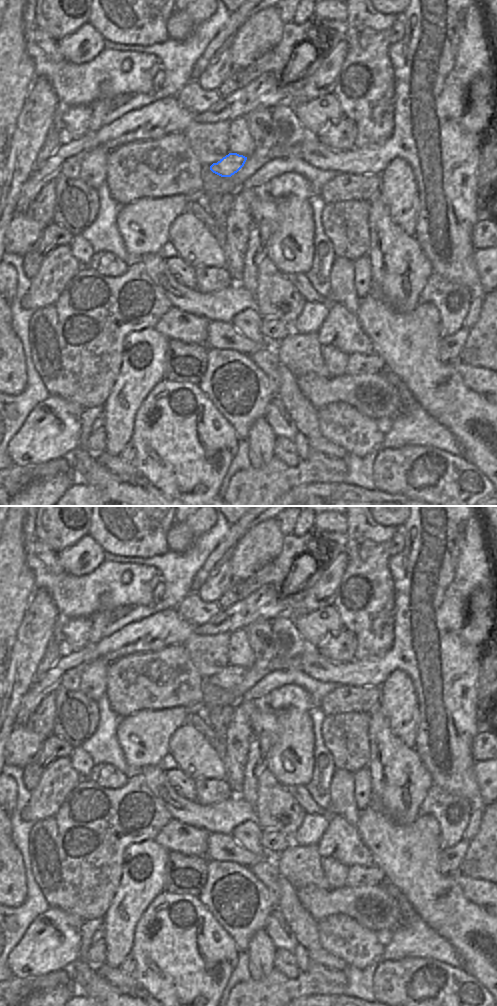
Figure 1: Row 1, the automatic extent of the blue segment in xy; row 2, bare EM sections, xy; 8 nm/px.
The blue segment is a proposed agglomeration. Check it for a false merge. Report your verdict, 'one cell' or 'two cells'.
two cells

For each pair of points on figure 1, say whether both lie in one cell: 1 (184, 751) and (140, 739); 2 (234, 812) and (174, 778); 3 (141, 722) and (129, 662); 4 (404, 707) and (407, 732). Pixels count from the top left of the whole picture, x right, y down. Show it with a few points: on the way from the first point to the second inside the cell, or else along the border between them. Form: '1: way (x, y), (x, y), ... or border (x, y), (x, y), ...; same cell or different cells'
1: border (180, 726), (170, 738), (167, 754); different cells
2: border (174, 789), (181, 796), (195, 801); different cells
3: border (162, 708), (143, 708), (123, 718); different cells
4: way (402, 713), (401, 726); same cell

